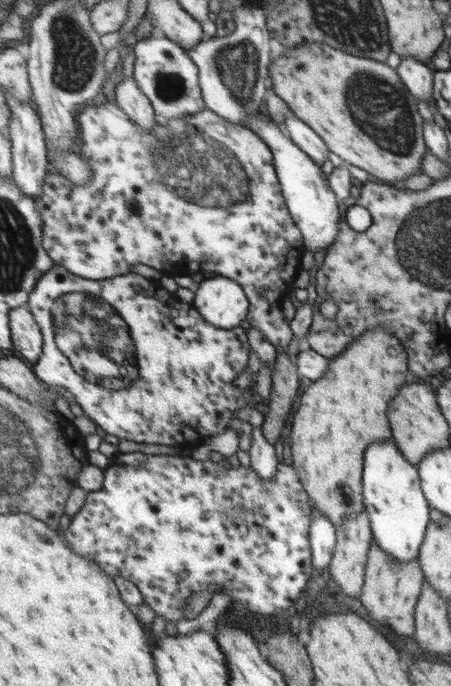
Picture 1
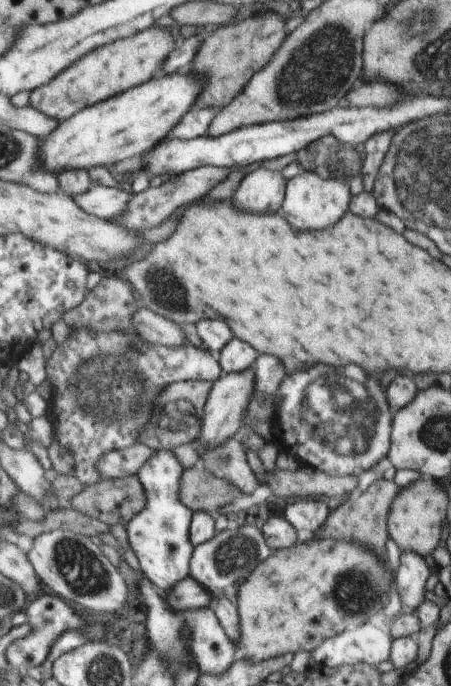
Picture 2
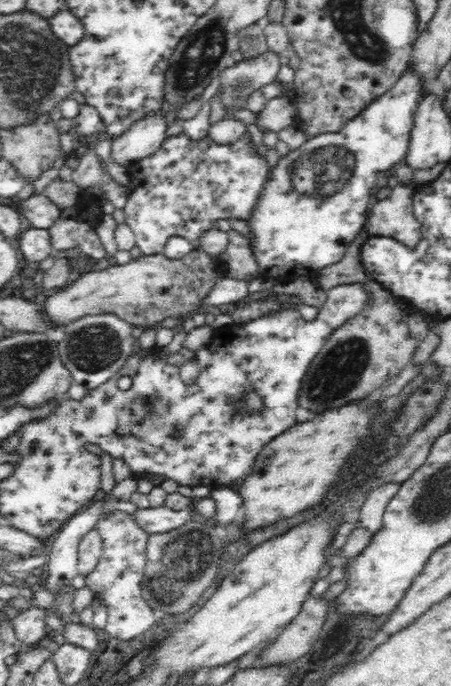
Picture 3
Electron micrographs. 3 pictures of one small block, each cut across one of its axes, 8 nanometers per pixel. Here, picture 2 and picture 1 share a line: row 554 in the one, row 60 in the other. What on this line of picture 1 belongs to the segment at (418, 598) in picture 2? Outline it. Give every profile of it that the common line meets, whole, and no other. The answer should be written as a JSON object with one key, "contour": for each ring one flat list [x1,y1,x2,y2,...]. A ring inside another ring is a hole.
{"contour":[[406,56,401,57,399,64,396,66,396,73,406,86,411,95,419,100,424,100,433,114,433,106,429,99,432,99,432,73,421,61,416,58]]}

